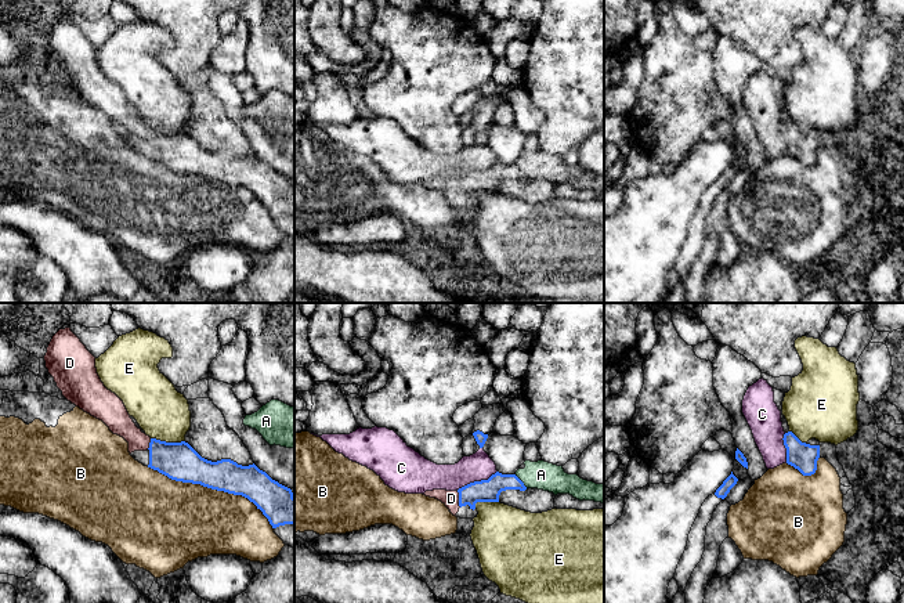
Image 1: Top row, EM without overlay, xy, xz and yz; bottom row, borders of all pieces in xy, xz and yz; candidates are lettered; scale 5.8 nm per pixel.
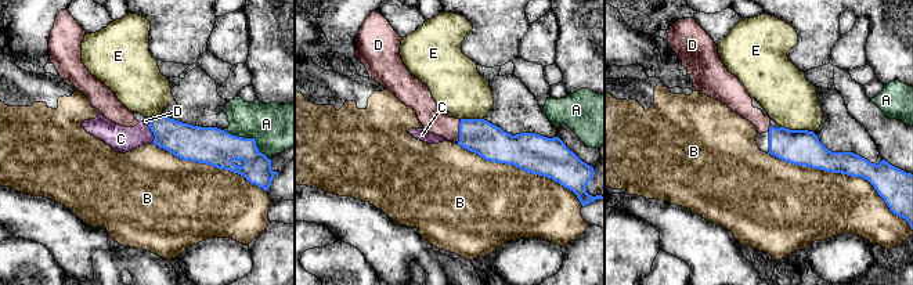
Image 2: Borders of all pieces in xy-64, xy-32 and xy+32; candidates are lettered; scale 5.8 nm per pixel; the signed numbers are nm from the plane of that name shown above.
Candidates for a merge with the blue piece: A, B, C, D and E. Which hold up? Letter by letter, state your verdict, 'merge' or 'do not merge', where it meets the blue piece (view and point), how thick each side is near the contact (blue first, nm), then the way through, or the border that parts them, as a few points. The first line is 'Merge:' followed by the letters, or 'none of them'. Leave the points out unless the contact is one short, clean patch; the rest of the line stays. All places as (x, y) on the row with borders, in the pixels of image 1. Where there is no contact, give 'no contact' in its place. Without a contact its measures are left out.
Merge: D
A: do not merge | xz (521, 481) | 130/170 nm | along xz (514, 475), (527, 487)
B: do not merge | xy (213, 488) | 220/440 nm
C: do not merge | xz (477, 481) | 130/160 nm
D: merge | xz (459, 498) | 130/100 nm
E: do not merge | xy (167, 443) | 220/300 nm | along xy (151, 437), (166, 441), (184, 441)

